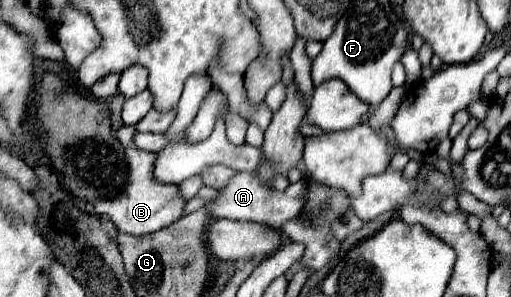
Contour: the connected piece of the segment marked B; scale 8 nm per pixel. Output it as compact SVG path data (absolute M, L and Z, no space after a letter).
M134 147L124 149L126 163L128 163L128 175L120 189L110 199L98 199L94 201L94 213L96 215L108 215L116 229L120 233L128 235L148 235L158 229L168 227L176 219L182 217L182 209L186 205L184 199L180 199L176 185L160 185L152 179L152 165L154 165L154 153L148 151L136 151Z

